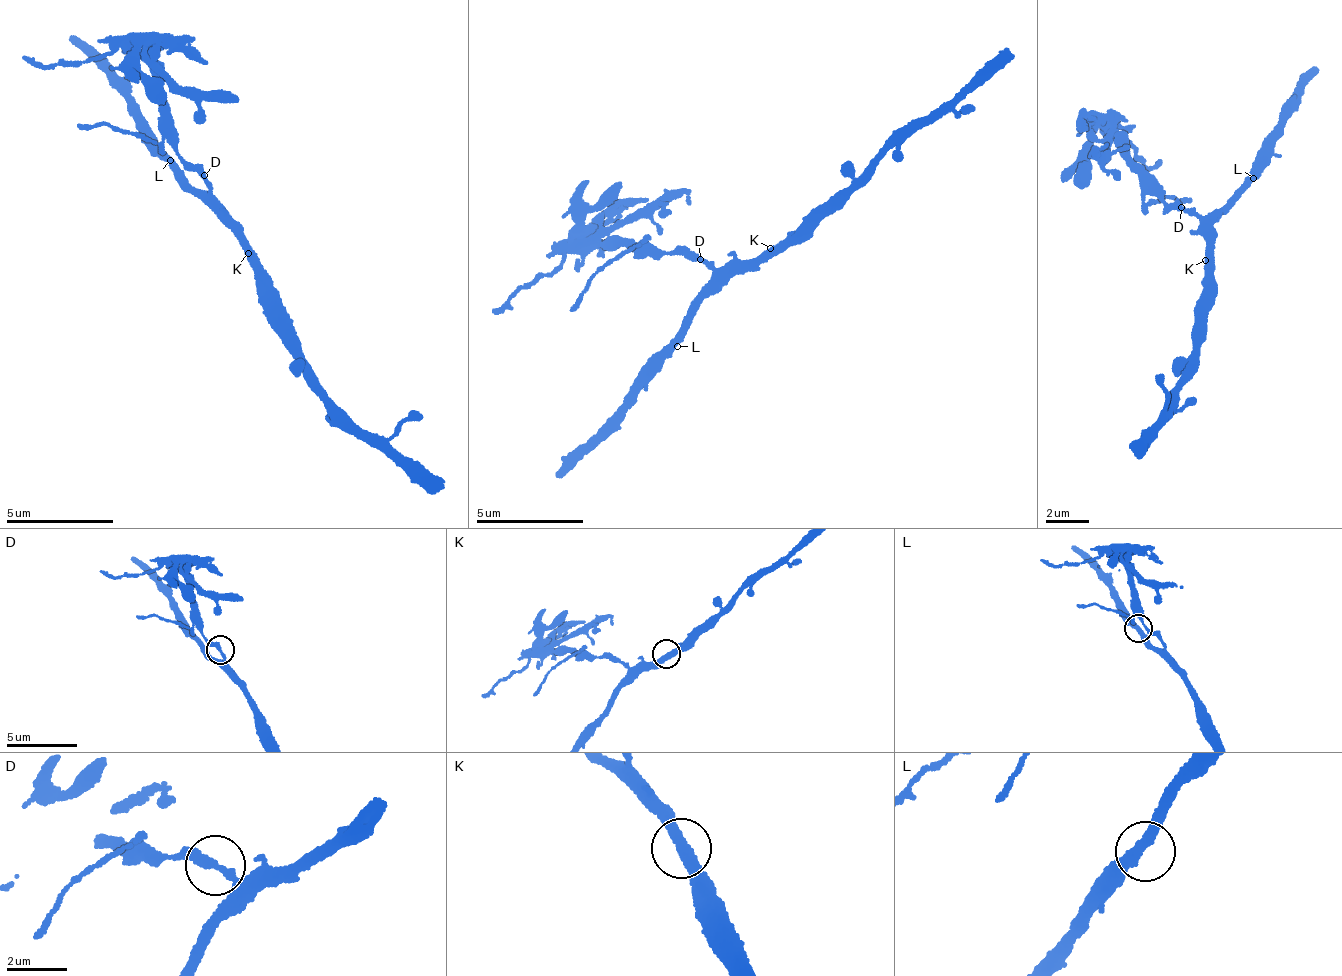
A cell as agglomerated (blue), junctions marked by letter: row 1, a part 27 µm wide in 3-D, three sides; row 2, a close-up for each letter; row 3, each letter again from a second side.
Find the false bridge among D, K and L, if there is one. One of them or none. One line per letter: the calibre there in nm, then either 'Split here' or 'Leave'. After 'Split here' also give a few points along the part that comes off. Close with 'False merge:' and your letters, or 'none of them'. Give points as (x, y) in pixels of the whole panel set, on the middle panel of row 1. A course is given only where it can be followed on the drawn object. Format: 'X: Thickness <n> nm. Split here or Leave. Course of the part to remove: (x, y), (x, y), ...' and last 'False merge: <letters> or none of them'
D: Thickness 260 nm. Split here. Course of the part to remove: (701, 258), (665, 250), (652, 258), (582, 243), (491, 313)
K: Thickness 380 nm. Leave
L: Thickness 360 nm. Leave
False merge: D

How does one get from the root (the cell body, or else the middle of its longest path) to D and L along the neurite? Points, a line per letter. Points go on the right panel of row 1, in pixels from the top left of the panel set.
D: (1212, 254), (1209, 232), (1200, 217), (1180, 205)
L: (1212, 254), (1205, 226), (1209, 218), (1253, 178)

